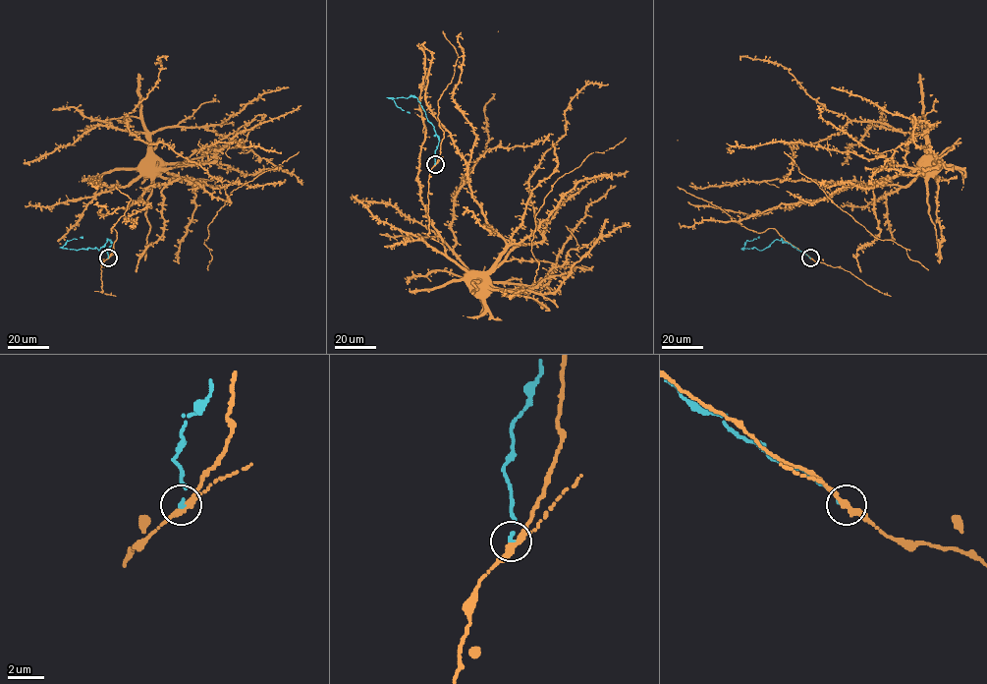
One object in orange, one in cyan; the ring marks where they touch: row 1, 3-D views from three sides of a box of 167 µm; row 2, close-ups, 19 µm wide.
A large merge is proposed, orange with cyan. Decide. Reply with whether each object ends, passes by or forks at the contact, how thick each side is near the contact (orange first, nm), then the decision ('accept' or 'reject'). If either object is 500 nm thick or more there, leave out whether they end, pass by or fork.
orange forks there; cyan ends there; 280 nm thick on the orange side, 240 nm on the other; reject

